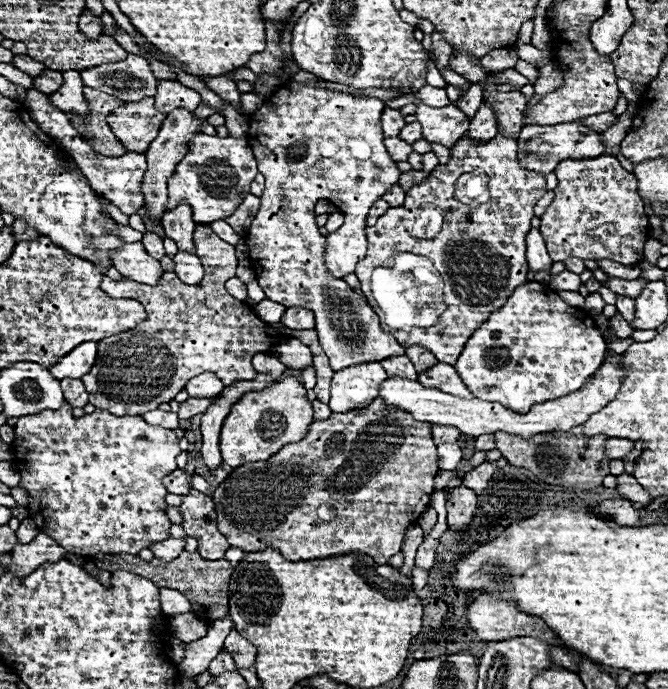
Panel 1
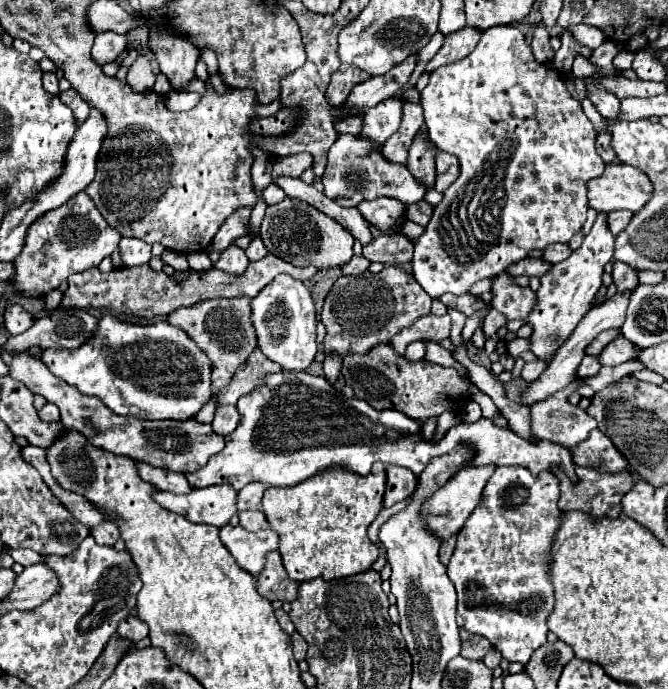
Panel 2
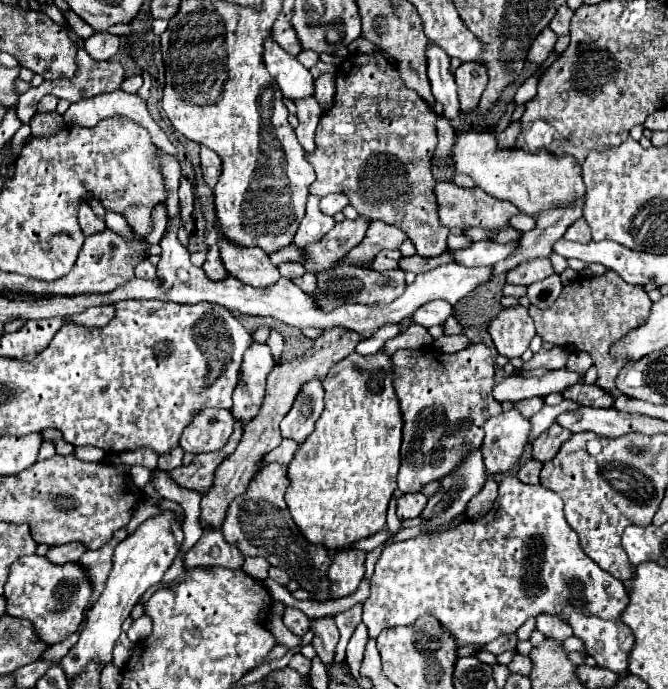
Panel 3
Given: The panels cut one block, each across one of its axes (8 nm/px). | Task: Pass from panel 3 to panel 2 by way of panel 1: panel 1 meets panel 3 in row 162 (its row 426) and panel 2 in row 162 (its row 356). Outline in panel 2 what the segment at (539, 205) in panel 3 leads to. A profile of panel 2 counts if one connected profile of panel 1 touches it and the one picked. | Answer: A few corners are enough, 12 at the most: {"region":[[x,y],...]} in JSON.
{"region":[[618,160],[586,182],[596,212],[640,210],[650,200],[642,170]]}

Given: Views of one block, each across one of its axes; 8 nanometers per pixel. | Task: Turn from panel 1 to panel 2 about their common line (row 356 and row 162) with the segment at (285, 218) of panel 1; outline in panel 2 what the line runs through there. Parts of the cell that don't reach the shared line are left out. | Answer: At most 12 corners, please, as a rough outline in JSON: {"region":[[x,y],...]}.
{"region":[[352,134],[330,148],[324,194],[340,206],[426,194],[406,166]]}

